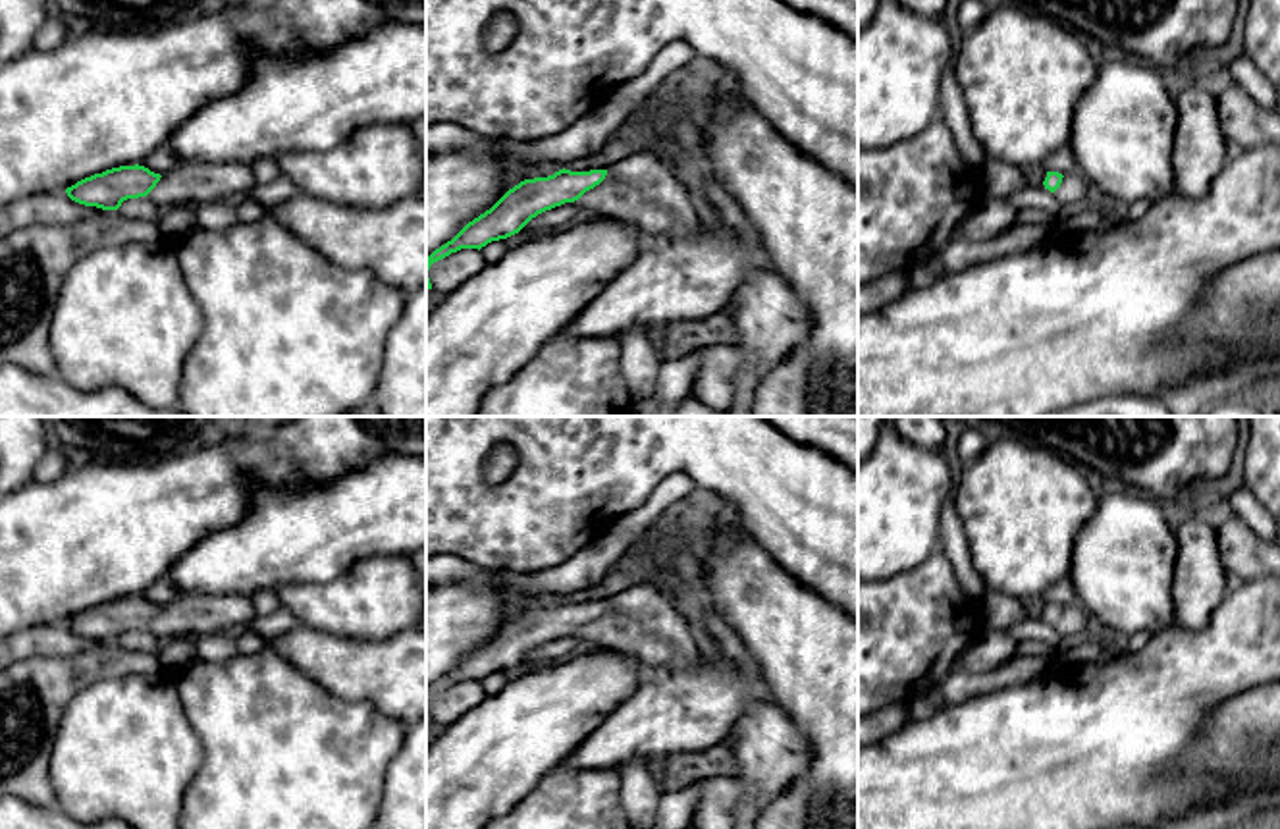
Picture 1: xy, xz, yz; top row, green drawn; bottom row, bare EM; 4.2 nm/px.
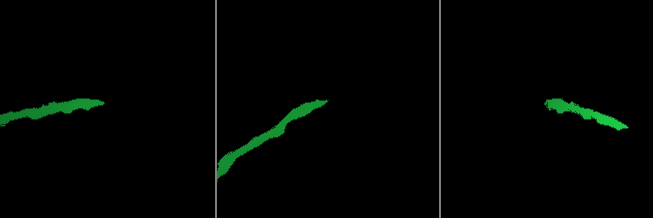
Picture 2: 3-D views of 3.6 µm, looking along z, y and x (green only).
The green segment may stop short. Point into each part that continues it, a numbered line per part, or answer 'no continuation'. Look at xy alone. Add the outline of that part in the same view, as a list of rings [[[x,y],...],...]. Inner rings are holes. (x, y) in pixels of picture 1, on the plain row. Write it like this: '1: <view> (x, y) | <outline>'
1: xy (187, 615) | [[[181,594],[162,605],[147,627],[162,642],[170,638],[197,638],[202,634],[239,634],[251,628],[254,607],[241,594]]]

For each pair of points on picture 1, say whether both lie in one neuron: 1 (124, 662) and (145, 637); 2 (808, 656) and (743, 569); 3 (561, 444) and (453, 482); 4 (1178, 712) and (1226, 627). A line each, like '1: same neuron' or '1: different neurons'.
1: different neurons
2: same neuron
3: same neuron
4: same neuron

